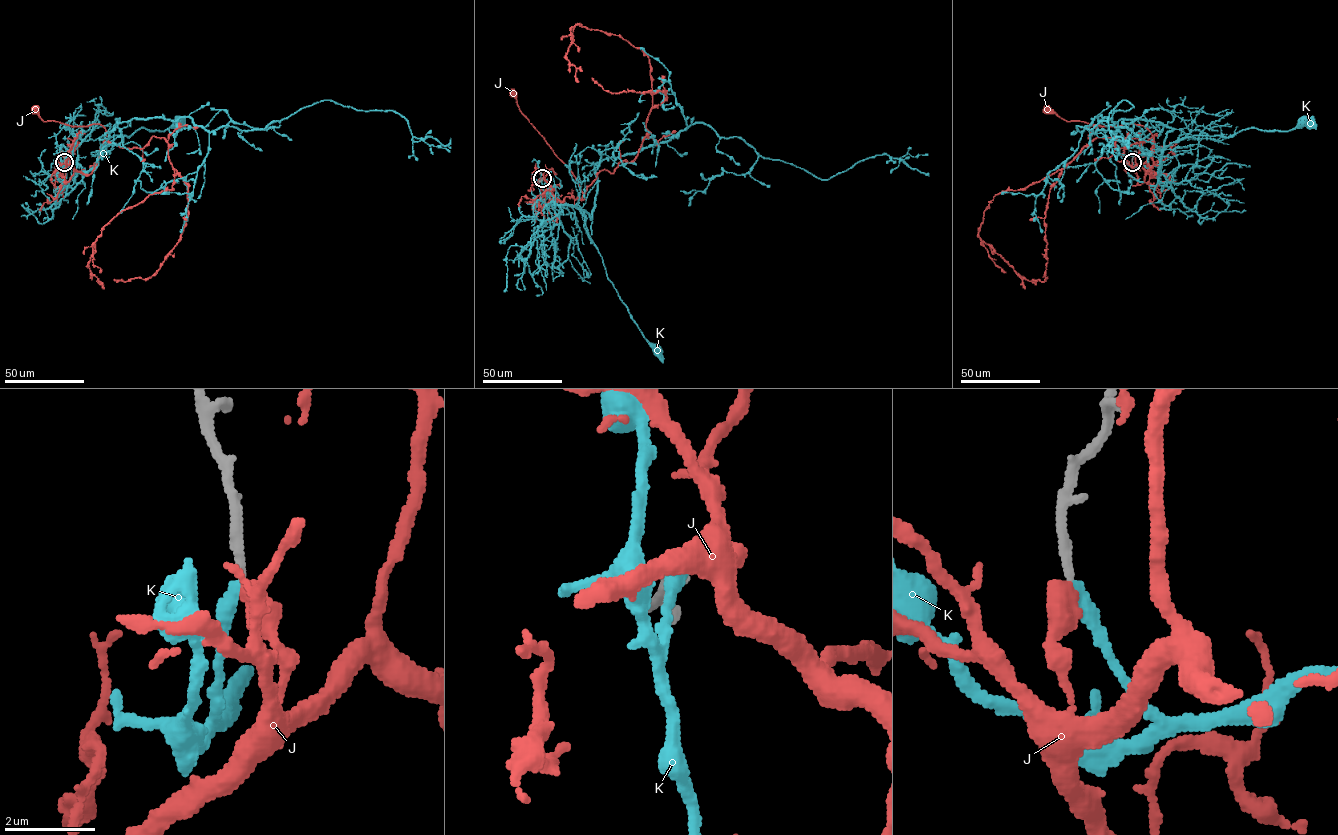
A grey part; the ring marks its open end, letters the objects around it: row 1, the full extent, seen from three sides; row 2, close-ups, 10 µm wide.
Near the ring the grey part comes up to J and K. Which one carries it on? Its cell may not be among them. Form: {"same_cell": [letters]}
{"same_cell": ["K"]}

